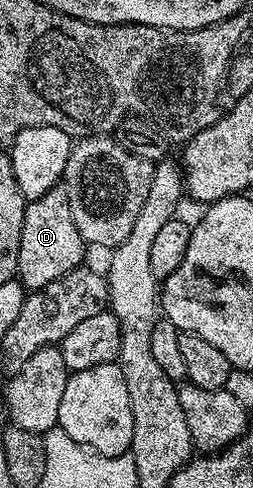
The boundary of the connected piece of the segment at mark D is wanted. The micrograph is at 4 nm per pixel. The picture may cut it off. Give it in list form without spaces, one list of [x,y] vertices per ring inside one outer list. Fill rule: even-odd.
[[[63,184],[55,185],[46,195],[25,204],[16,268],[16,277],[25,290],[41,289],[46,283],[54,283],[54,279],[62,279],[62,275],[81,268],[85,264],[84,249],[86,242],[78,235],[74,214],[70,211],[70,195]]]

